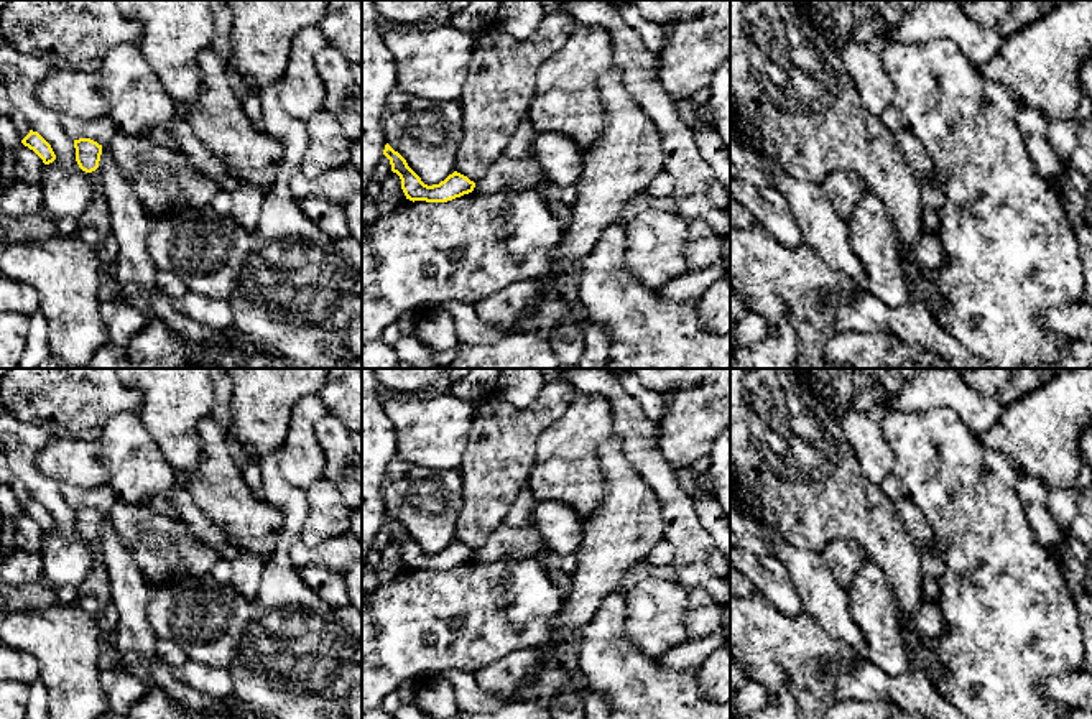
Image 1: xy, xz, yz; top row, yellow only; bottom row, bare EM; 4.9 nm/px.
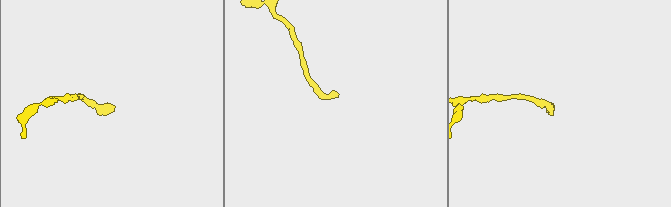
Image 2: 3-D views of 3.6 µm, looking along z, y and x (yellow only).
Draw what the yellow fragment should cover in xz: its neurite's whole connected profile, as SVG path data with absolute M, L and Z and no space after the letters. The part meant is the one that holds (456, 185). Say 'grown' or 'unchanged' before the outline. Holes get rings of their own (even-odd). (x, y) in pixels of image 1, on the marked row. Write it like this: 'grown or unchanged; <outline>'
unchanged; M388 143L383 155L390 160L391 171L401 179L401 189L410 201L426 202L447 202L474 191L475 183L467 176L454 171L439 184L428 186L421 178L408 166L406 160L395 151Z

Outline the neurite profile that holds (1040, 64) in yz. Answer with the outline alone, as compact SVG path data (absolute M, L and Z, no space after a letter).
M1071 0L1003 38L1000 53L990 63L980 66L980 72L987 79L1008 87L1021 107L1034 107L1046 114L1051 122L1067 120L1084 97L1079 71L1090 56L1092 0Z

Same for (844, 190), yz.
M834 169L821 184L844 220L850 220L862 197L860 179L847 169Z

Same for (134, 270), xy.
M102 146L97 168L104 181L104 196L109 206L112 235L118 244L118 258L112 273L123 299L136 293L155 291L158 267L146 250L146 239L153 227L132 184L122 176L109 146Z

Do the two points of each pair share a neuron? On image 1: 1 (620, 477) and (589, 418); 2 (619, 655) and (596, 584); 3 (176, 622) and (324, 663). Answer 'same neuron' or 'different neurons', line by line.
1: different neurons
2: different neurons
3: same neuron

